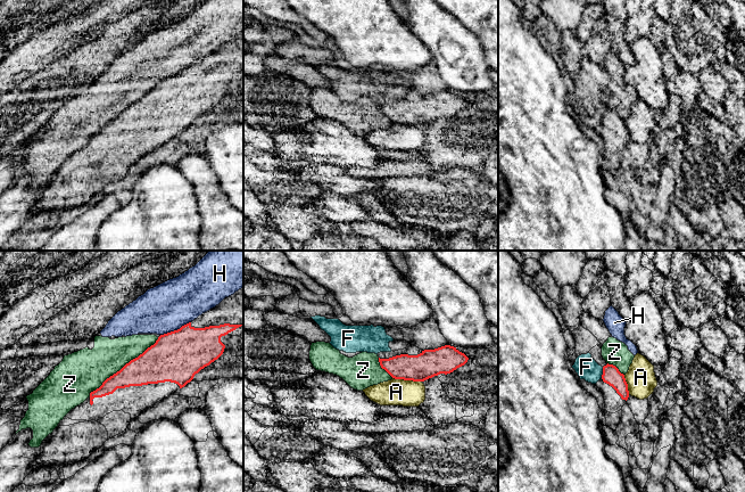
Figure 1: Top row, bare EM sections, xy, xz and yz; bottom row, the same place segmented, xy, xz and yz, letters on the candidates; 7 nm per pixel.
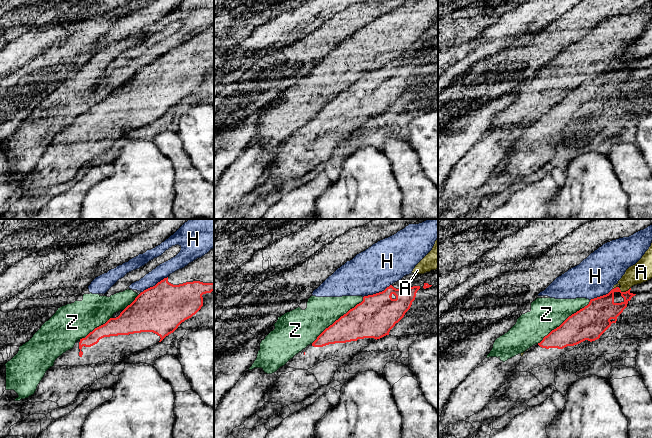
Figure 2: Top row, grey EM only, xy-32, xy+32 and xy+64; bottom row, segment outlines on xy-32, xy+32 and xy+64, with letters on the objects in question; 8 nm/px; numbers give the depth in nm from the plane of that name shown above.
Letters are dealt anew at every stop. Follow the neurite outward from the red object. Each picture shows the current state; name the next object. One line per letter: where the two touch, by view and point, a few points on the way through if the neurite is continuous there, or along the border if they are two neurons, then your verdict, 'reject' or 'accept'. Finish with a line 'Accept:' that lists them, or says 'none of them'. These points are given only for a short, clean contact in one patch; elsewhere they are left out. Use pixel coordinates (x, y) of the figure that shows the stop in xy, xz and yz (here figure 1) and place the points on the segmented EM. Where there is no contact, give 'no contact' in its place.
A: xz (407, 379) | reject
F: yz (603, 372) | along yz (603, 367), (601, 378) | reject
H: xy (175, 330) | along xy (190, 321), (160, 335) | reject
Z: xy (124, 366) | reject
Accept: none of them

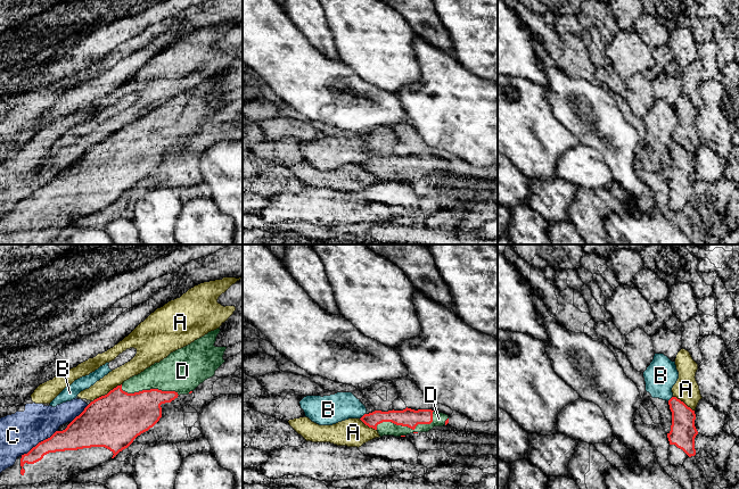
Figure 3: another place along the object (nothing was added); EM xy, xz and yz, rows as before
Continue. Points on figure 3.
A: xy (107, 394) | along xy (121, 383), (91, 402) | reject
B: xz (362, 416) | along xz (366, 413), (360, 419) | reject
C: xy (39, 442) | reject
D: xz (408, 427) | accept
Accept: D

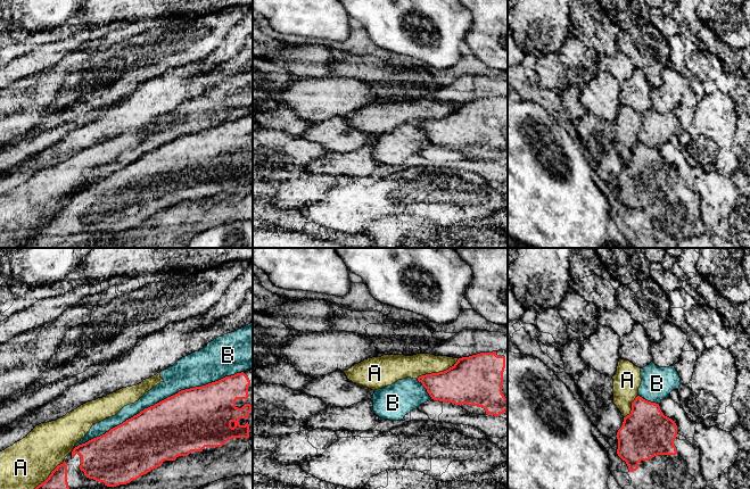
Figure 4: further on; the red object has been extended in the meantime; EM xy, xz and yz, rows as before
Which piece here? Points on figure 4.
A: xz (438, 372) | reject
B: xy (159, 402) | reject
Accept: none of them

